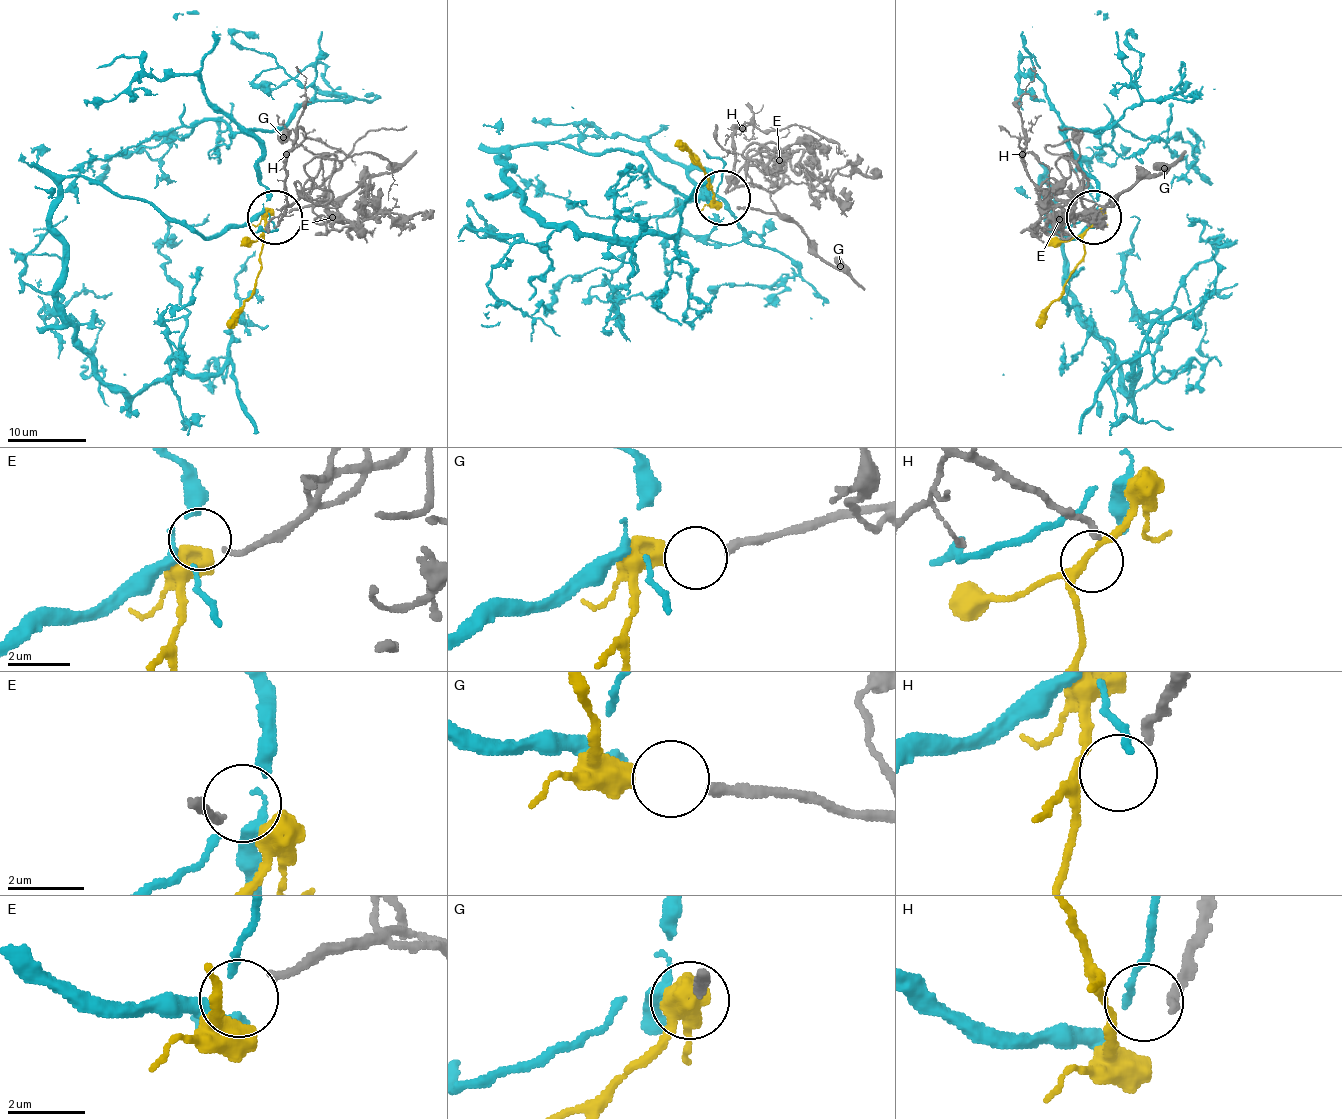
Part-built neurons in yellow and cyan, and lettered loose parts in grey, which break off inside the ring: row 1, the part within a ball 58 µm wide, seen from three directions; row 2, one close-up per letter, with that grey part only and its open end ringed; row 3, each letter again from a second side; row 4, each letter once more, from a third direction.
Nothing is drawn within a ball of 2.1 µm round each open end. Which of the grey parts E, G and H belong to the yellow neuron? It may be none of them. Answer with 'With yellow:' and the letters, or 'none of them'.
With yellow: G

